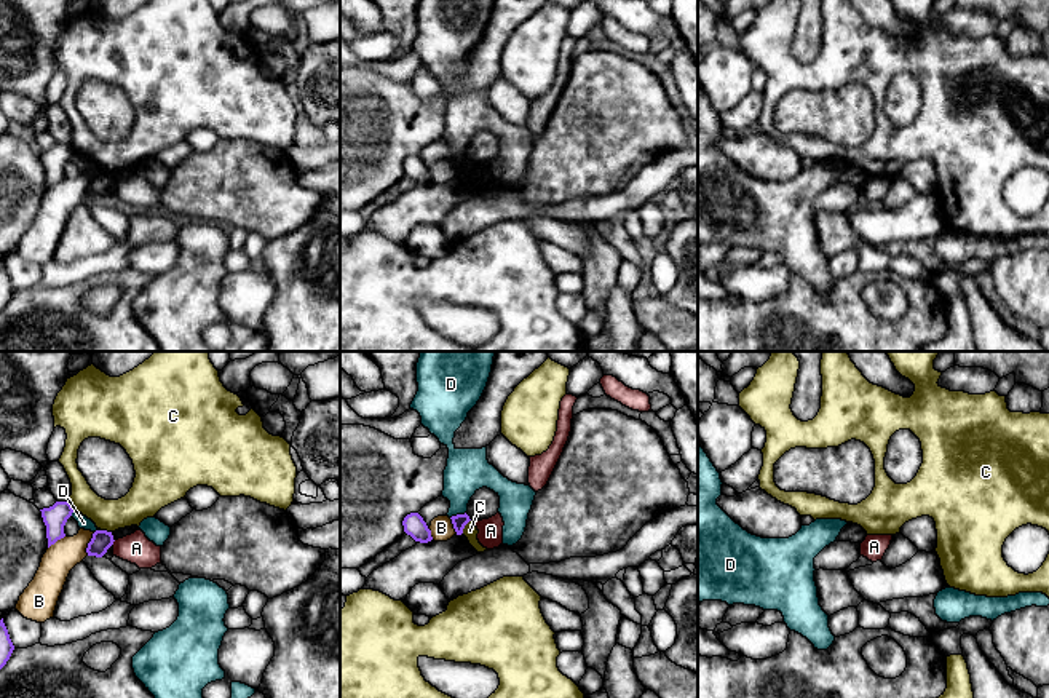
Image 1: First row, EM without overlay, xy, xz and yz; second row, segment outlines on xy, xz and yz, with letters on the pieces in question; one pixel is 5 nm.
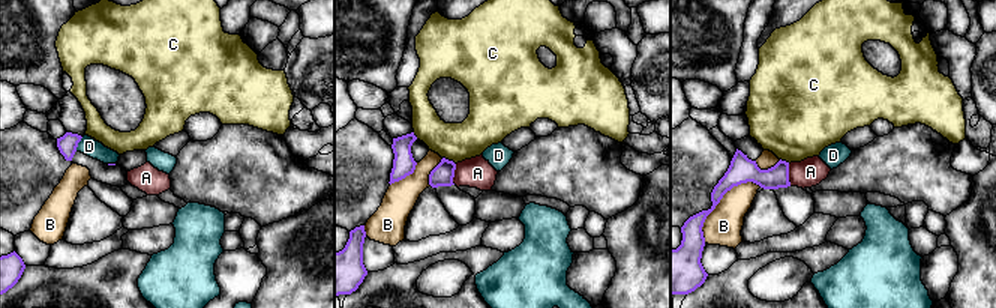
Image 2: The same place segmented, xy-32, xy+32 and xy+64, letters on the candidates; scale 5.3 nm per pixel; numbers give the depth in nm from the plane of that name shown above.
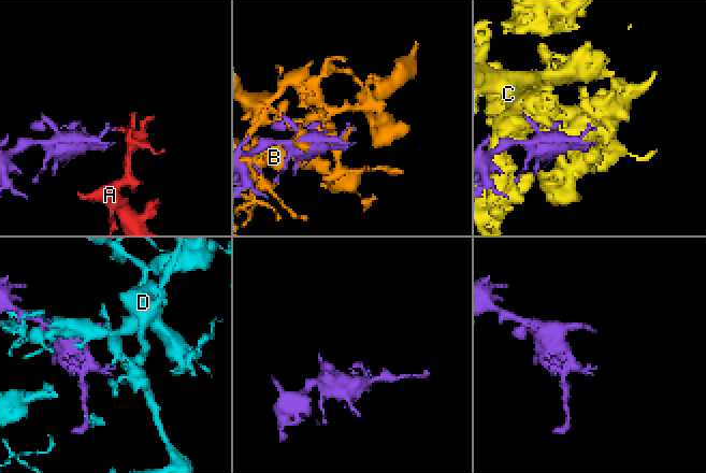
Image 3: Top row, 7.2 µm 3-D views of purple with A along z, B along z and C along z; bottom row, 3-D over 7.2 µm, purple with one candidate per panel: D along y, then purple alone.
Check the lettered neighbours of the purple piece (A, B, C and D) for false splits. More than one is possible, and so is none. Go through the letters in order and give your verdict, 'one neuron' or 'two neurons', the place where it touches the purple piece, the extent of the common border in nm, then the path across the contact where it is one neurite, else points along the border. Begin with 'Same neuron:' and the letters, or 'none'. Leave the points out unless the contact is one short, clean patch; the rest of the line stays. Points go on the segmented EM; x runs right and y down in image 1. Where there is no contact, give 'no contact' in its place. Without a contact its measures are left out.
Same neuron: none
A: two neurons; meets purple in xy at (112, 543); contact 40 nm long; border along xy (115, 540), (110, 545)
B: two neurons; meets purple in xy at (88, 543); contact 130 nm long
C: two neurons; meets purple in xz at (463, 527); contact 90 nm long
D: two neurons; meets purple in xz at (457, 515); contact 90 nm long

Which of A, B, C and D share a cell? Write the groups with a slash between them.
A / B / C / D

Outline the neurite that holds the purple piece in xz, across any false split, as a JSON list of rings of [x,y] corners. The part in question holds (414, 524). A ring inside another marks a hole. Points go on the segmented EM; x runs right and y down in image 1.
[[[410,513],[402,521],[404,532],[415,541],[428,543],[433,540],[431,530],[418,513]]]

